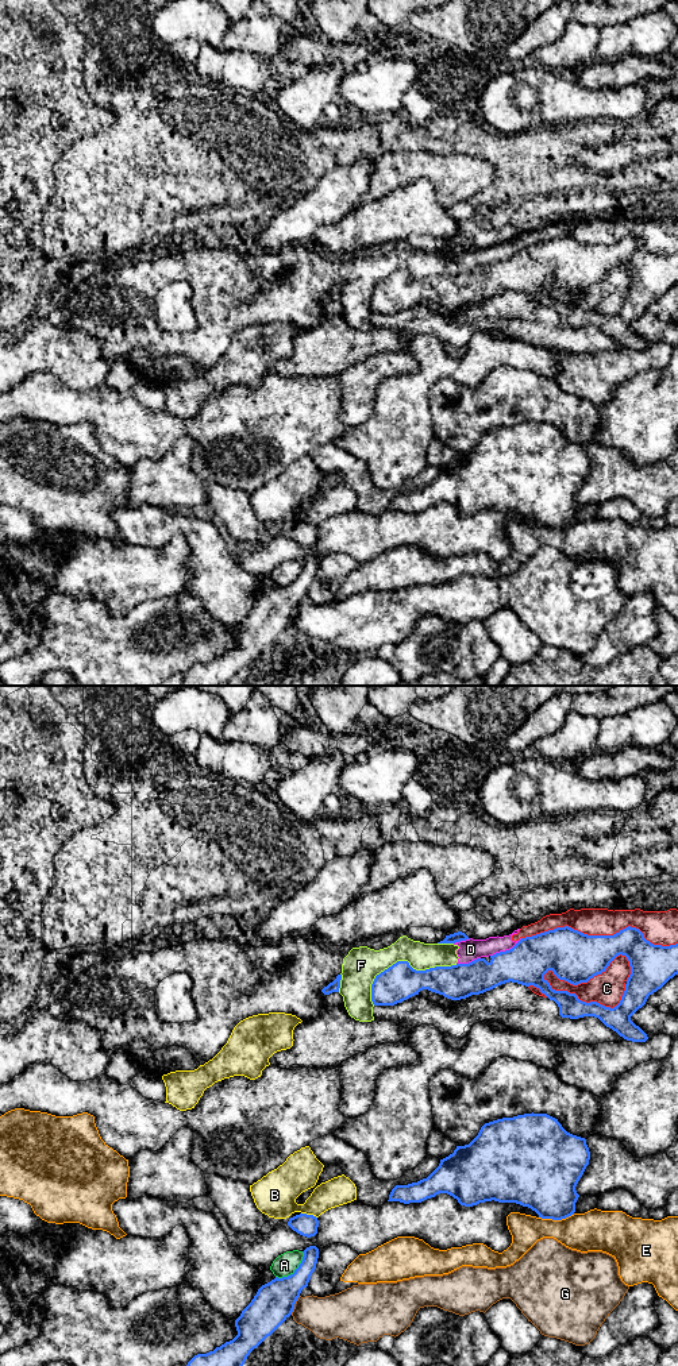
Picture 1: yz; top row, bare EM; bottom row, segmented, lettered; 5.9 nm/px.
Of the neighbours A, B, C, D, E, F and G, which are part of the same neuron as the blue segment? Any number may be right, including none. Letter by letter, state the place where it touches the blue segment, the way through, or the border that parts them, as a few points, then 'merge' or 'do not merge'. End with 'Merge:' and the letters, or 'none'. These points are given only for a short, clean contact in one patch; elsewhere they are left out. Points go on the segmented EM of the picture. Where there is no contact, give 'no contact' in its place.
A: yz (295, 1270) | do not merge
B: yz (309, 1215) | do not merge
C: yz (589, 979) | do not merge
D: yz (505, 950) | do not merge
E: yz (557, 1219) | do not merge
F: yz (404, 961) | do not merge
G: yz (293, 1305) | do not merge
Merge: none

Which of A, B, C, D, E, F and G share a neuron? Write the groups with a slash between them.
A / B / C D F / E / G

